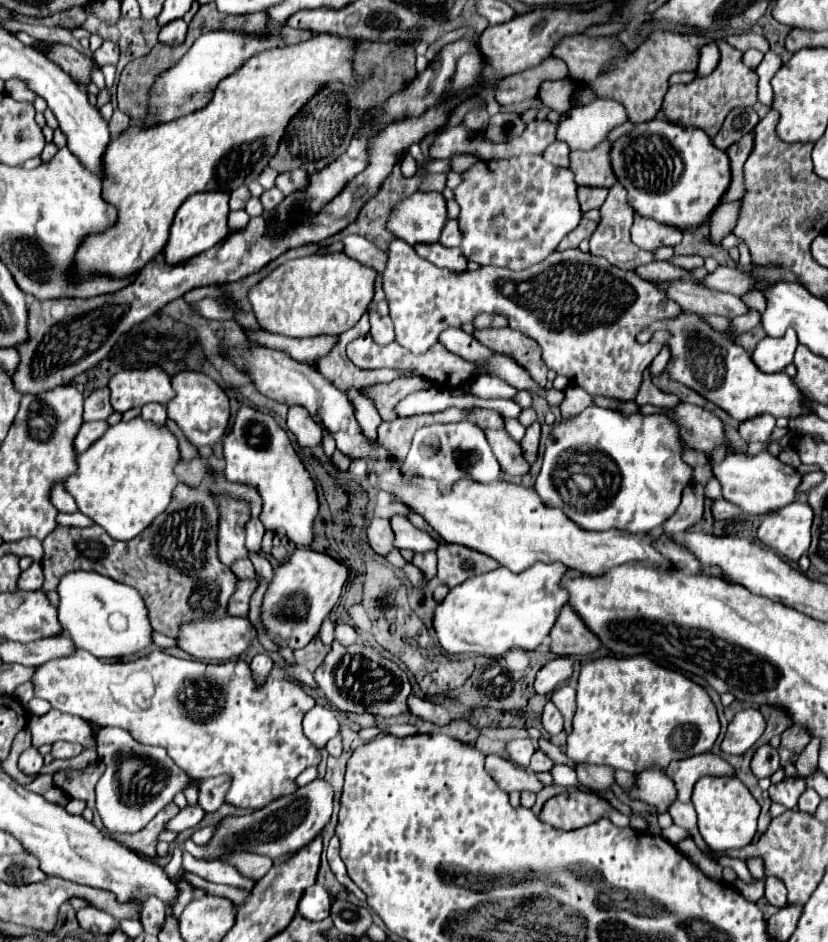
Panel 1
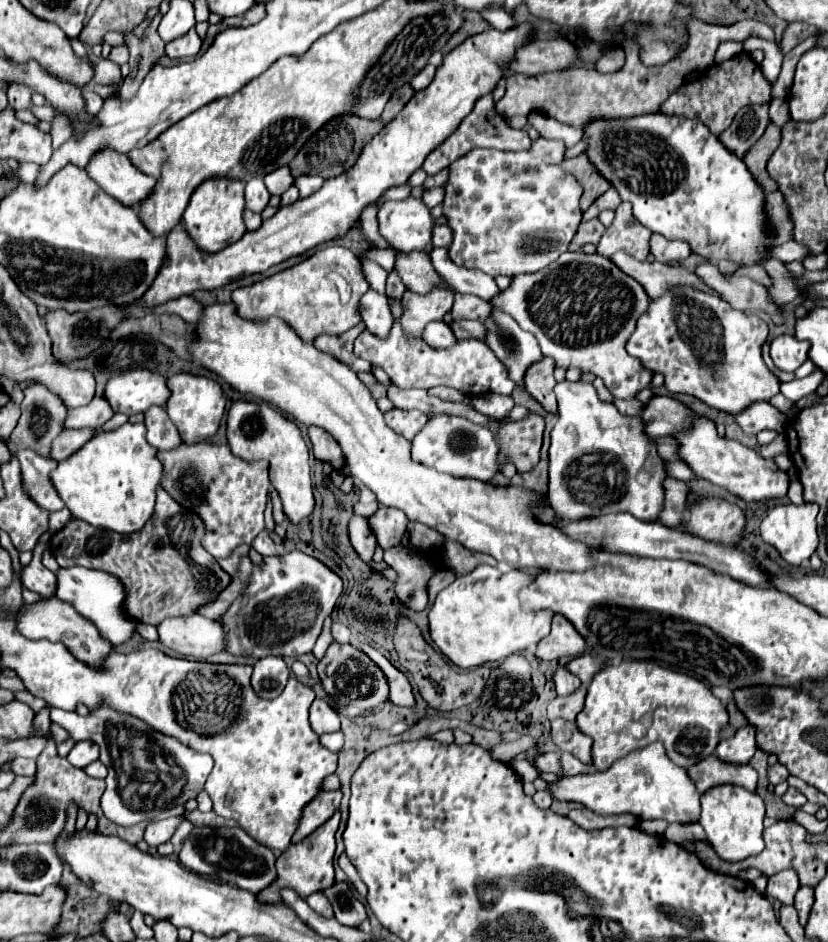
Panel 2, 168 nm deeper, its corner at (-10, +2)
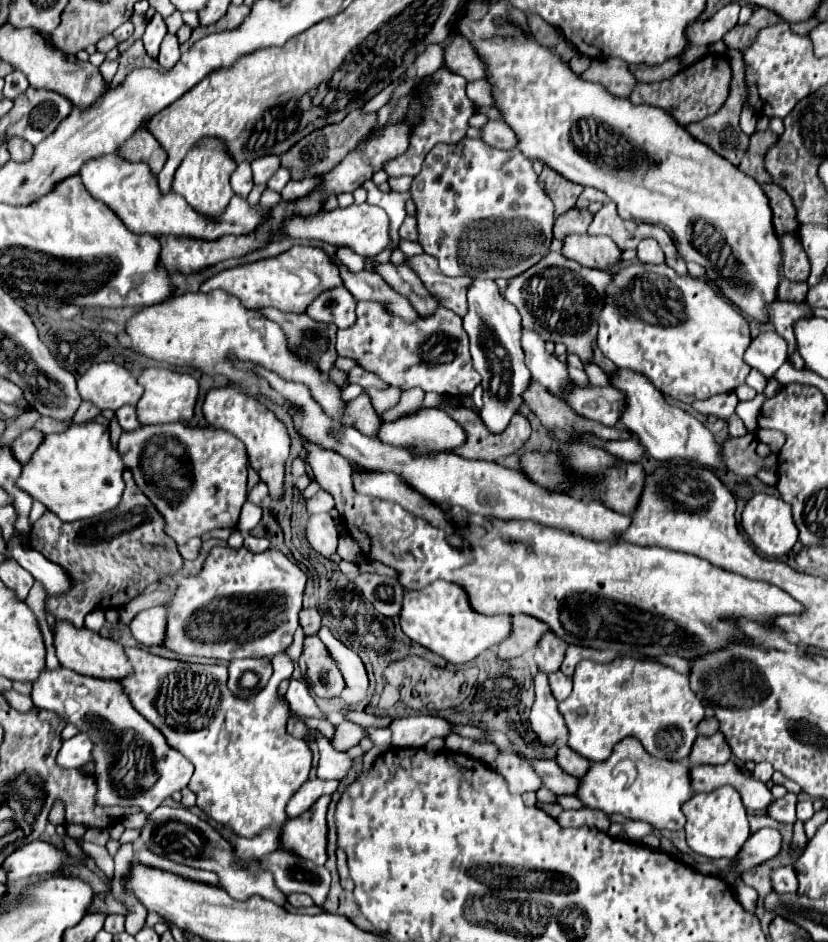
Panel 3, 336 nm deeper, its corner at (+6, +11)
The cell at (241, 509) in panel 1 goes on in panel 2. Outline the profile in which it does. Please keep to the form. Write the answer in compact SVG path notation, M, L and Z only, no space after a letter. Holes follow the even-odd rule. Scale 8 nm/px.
M180 443L172 451L158 451L164 477L162 489L182 507L204 519L208 527L204 535L204 549L212 557L228 557L238 545L252 543L264 529L266 493L270 489L268 461L244 461L234 457L228 445L214 443Z

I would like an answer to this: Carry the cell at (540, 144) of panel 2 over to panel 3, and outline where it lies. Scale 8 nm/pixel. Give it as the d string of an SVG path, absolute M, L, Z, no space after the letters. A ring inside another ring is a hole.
M490 120L484 126L482 140L502 150L514 150L518 146L518 136L514 134L514 130L508 130L508 126L504 126L504 122L498 122L498 120Z

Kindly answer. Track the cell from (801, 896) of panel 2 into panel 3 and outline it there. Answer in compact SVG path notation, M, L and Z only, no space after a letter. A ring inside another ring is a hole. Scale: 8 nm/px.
M784 866L772 872L772 886L778 894L792 894L798 890L798 878L792 866Z

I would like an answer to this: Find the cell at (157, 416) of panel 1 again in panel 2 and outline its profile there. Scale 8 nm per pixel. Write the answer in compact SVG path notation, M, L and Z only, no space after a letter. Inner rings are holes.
M150 407L144 413L144 425L148 429L148 433L146 433L148 443L160 451L168 451L182 443L178 431L176 431L174 423L168 419L164 407Z

